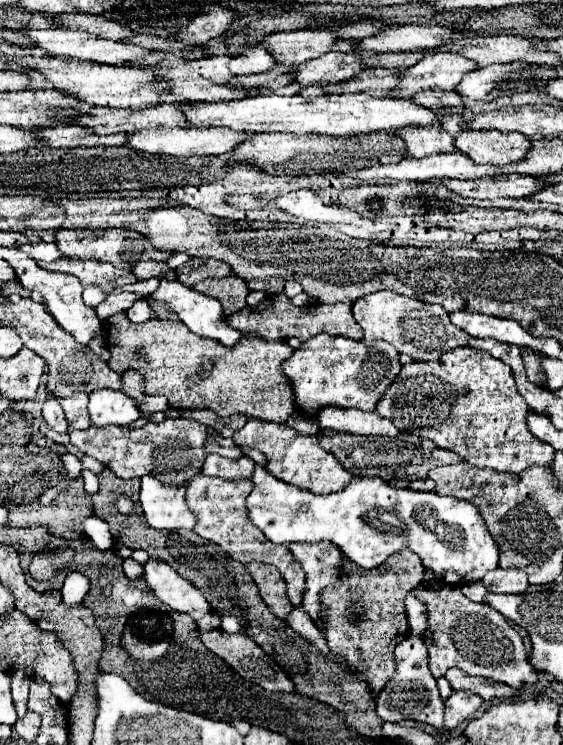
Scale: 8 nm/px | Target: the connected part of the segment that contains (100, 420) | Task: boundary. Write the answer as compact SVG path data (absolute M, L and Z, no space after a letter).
M97 391L89 399L89 417L93 427L131 425L141 417L131 397L121 391Z

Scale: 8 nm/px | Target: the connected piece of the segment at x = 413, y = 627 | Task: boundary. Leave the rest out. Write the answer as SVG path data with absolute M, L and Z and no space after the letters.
M409 593L409 597L405 597L405 613L409 621L409 633L423 635L427 629L427 605Z

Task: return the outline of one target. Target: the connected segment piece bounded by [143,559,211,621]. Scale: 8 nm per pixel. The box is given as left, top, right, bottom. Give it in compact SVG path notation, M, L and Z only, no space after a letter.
M149 559L143 565L145 581L149 589L155 593L159 601L169 605L171 609L179 613L191 615L195 621L199 621L203 615L211 613L211 607L207 599L193 587L187 579L183 579L173 567L169 567L161 559Z

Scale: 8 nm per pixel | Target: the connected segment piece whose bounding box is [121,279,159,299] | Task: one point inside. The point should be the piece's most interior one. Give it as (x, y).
(143, 288)

